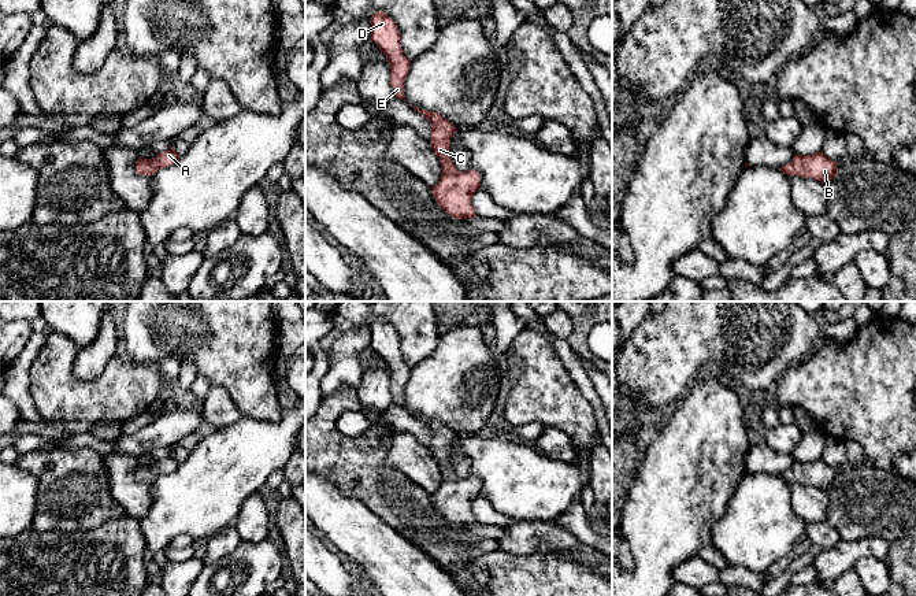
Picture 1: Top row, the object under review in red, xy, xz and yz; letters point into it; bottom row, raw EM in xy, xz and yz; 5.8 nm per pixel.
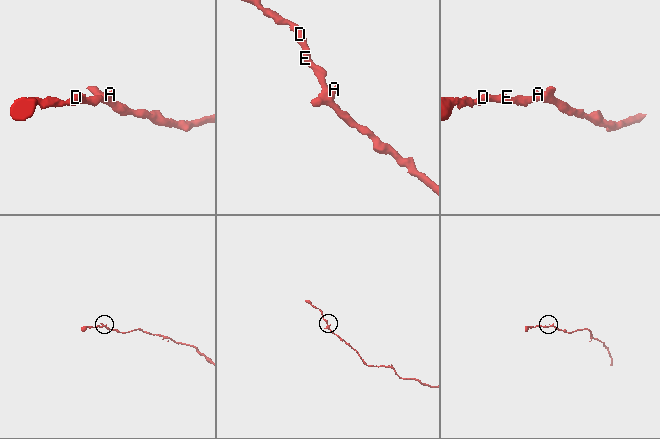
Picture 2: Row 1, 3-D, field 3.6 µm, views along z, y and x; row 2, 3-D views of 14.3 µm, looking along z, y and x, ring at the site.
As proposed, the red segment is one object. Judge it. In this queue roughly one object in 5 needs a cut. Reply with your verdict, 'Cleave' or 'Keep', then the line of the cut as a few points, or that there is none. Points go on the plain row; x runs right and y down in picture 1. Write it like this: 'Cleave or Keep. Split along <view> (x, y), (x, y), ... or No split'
Keep. No split

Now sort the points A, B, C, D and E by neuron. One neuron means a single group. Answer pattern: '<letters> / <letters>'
A B C D E

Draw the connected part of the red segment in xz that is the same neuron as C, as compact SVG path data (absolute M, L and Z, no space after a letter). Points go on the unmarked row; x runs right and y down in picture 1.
M412 415L431 430L430 452L442 477L440 488L431 493L437 511L456 526L476 523L472 514L472 503L481 493L481 481L472 475L459 478L449 463L450 444L457 434L437 419Z

